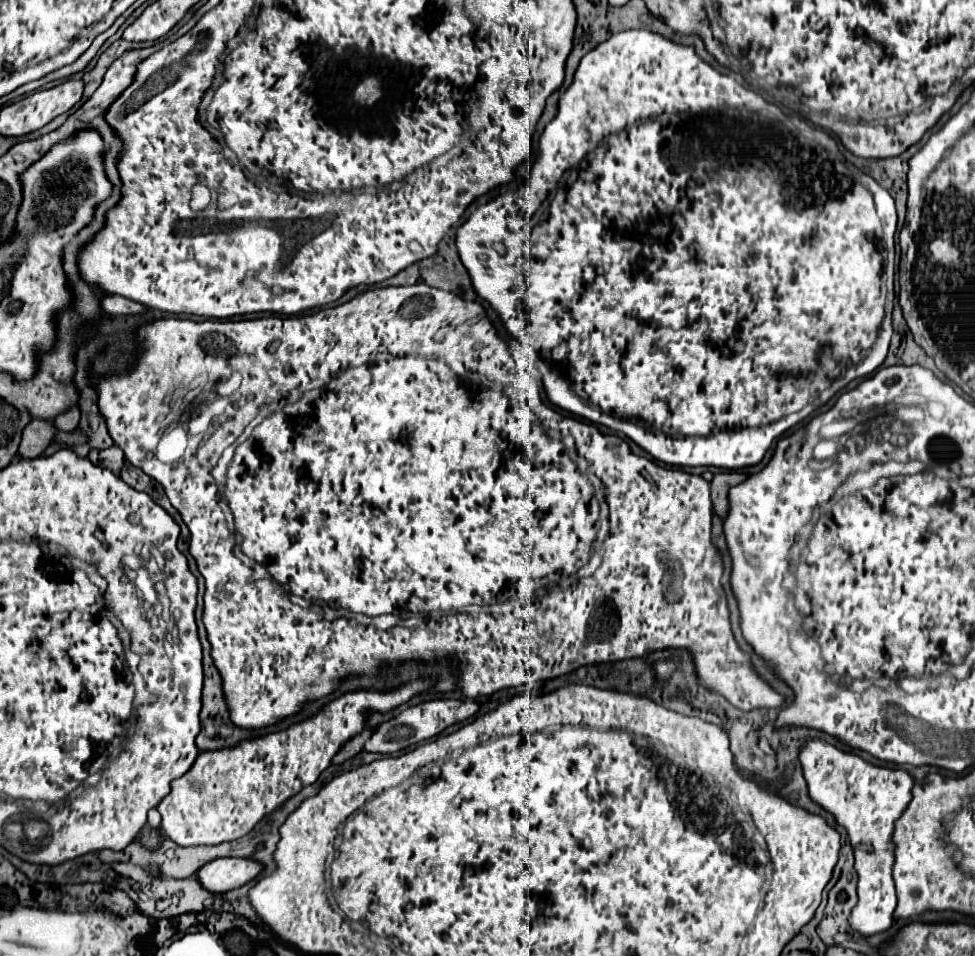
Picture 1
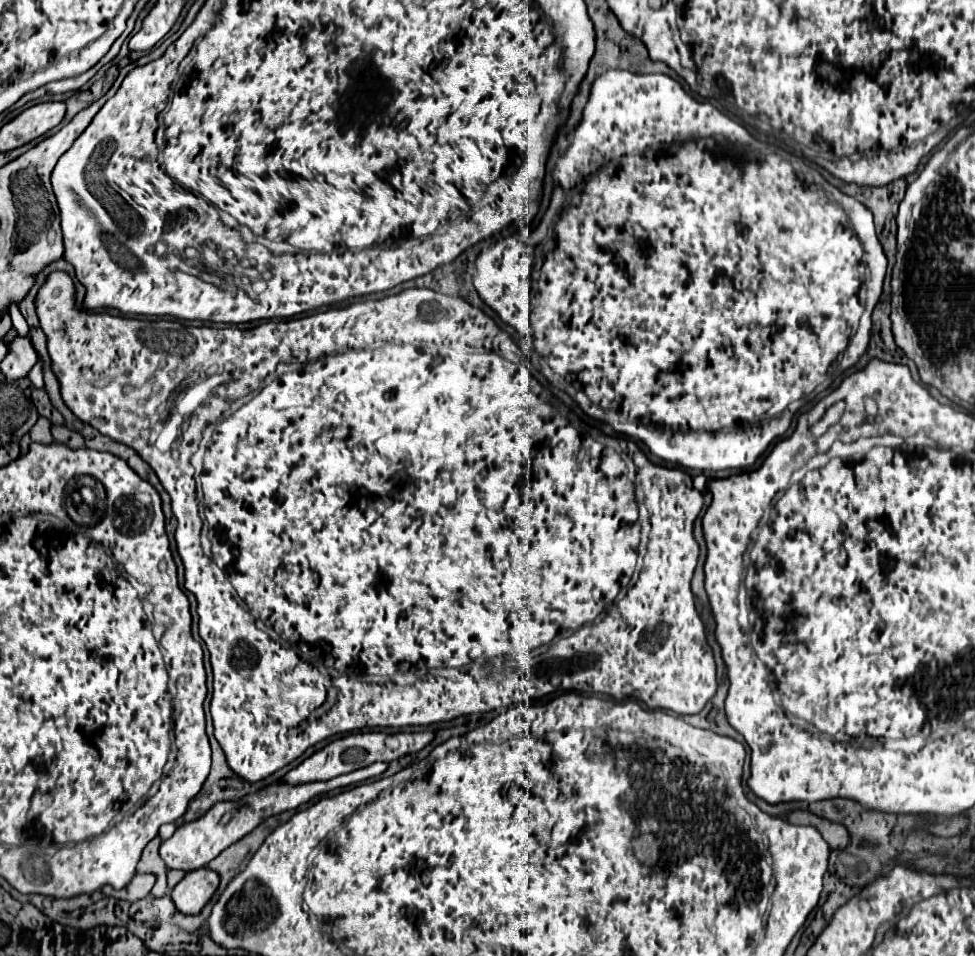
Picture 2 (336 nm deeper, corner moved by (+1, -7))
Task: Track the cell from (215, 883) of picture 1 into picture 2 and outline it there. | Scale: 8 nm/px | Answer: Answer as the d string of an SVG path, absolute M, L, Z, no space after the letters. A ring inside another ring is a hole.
M207 867L189 871L173 889L173 903L185 915L199 915L219 887L219 875Z

